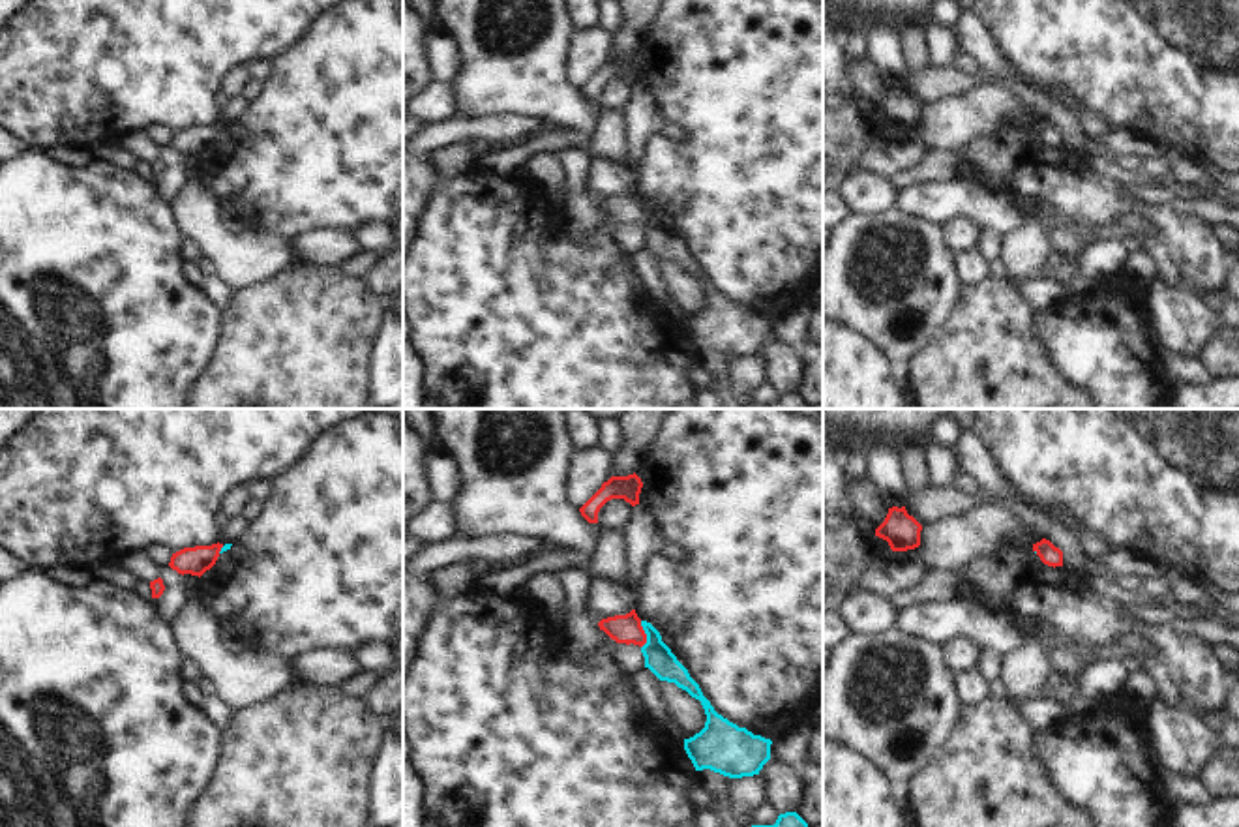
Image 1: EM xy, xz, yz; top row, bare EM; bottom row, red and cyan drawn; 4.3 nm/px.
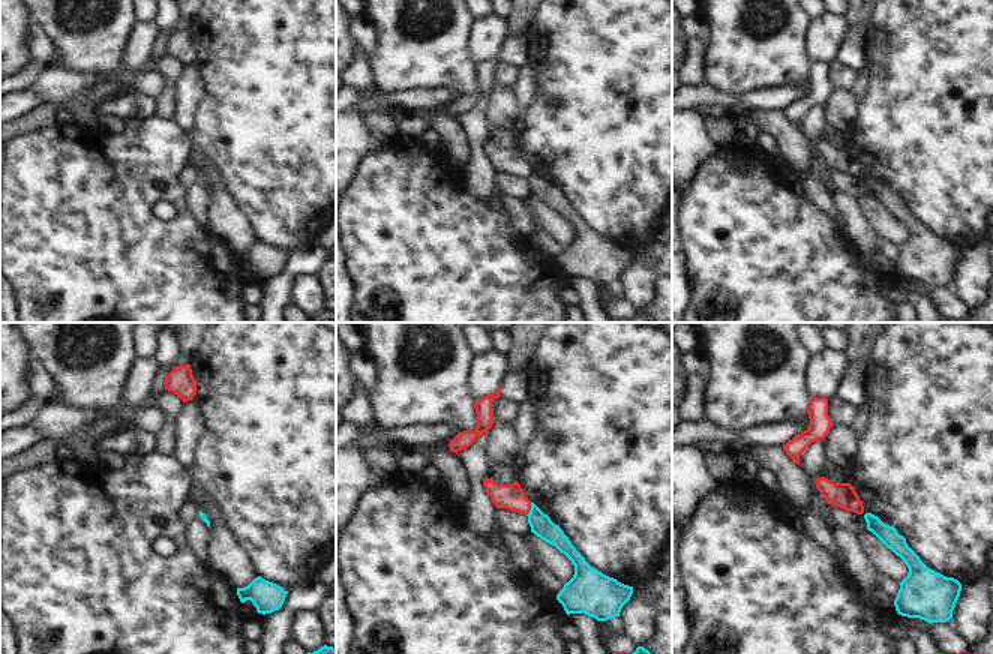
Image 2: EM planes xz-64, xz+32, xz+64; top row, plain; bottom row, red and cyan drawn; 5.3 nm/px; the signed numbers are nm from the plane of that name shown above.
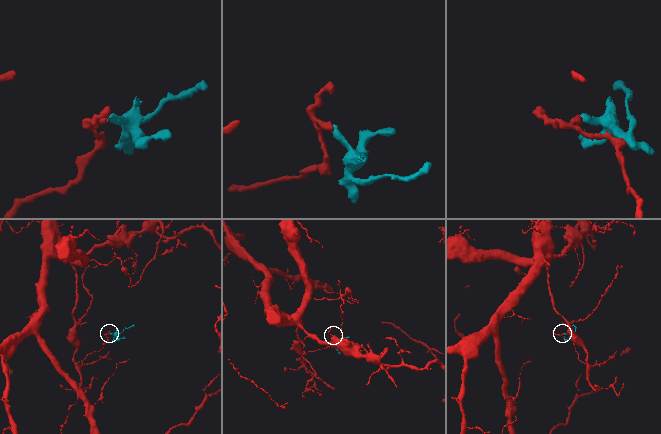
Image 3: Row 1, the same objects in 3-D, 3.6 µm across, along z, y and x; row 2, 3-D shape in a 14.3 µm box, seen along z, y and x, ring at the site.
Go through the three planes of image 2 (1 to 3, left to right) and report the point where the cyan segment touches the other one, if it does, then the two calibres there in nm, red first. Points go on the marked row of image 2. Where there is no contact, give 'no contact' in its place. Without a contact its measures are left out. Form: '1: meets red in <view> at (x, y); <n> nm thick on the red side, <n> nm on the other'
1: no contact
2: meets red in xz+32 at (530, 509); 140 nm thick on the red side, 120 nm on the other
3: no contact

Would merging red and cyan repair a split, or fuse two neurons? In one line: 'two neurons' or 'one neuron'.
two neurons

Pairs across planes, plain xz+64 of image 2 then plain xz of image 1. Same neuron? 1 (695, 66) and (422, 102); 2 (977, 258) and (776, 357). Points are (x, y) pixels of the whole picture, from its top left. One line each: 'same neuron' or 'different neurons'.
1: same neuron
2: same neuron

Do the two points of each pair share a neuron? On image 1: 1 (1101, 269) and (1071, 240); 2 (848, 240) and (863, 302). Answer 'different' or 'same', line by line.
1: different
2: same

